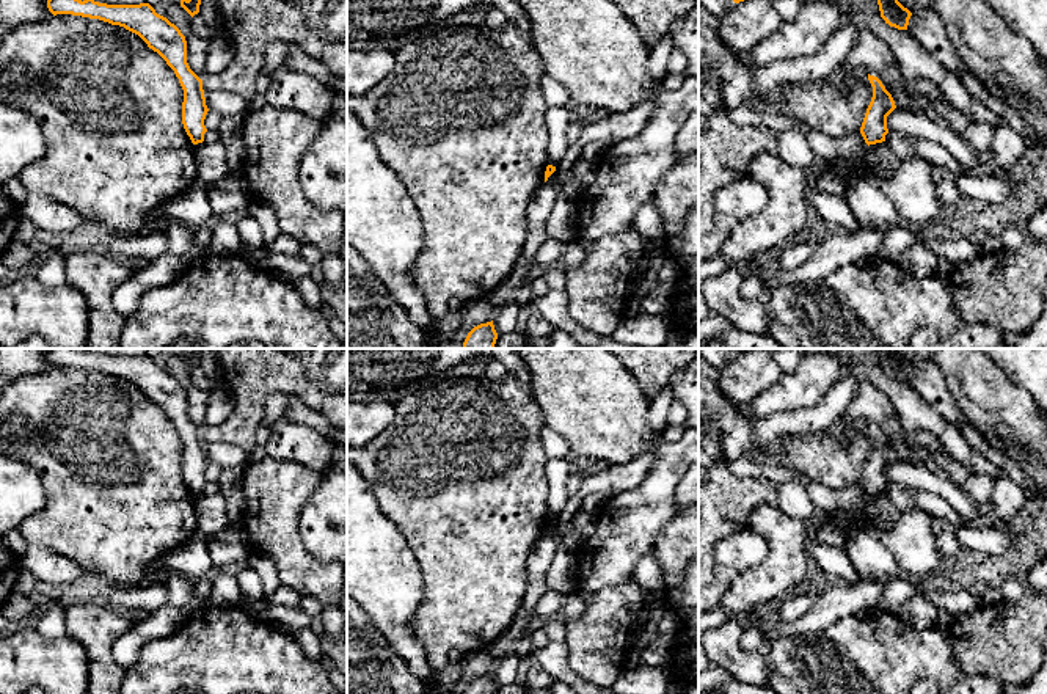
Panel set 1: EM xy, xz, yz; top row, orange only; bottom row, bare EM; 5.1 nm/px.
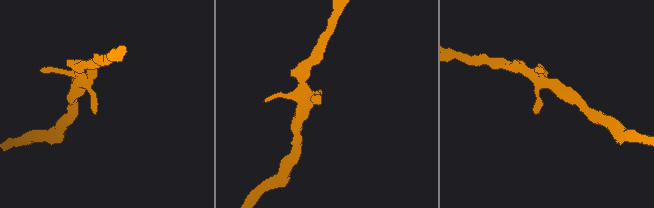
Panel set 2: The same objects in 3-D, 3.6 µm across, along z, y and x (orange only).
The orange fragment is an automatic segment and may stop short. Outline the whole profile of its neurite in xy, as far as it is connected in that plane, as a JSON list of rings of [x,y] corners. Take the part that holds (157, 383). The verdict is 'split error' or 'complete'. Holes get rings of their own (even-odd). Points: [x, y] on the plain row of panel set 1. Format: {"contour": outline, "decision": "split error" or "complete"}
{"contour": [[[49,349],[47,360],[53,367],[72,366],[99,371],[138,386],[174,422],[184,441],[184,480],[193,496],[204,493],[204,485],[207,484],[204,471],[209,460],[206,457],[202,432],[190,421],[185,388],[174,375],[157,366],[149,355],[107,356],[93,350],[82,353],[77,349]]], "decision": "complete"}

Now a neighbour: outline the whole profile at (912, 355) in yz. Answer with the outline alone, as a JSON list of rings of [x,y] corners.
[[[896,349],[896,350],[910,364],[917,364],[920,361],[931,360],[931,350],[929,349]]]

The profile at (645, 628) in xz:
[[[647,608],[637,620],[626,644],[625,669],[642,666],[642,652],[650,645],[658,633],[658,617],[653,608]]]

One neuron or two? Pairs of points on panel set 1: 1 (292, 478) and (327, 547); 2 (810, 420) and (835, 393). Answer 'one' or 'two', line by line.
1: two
2: one

